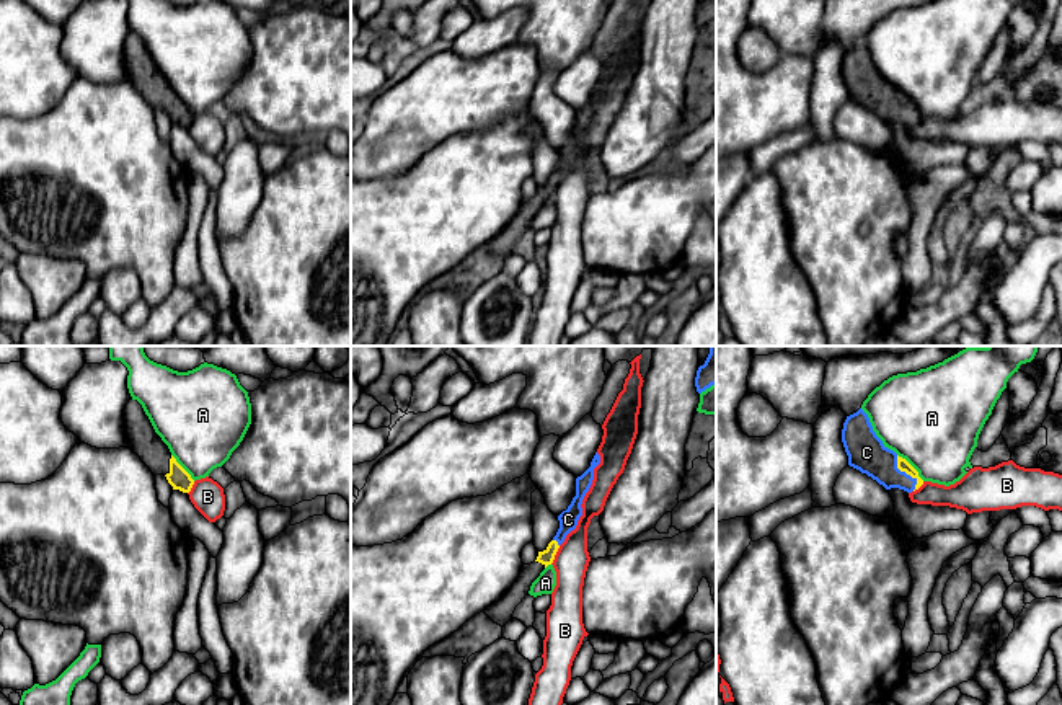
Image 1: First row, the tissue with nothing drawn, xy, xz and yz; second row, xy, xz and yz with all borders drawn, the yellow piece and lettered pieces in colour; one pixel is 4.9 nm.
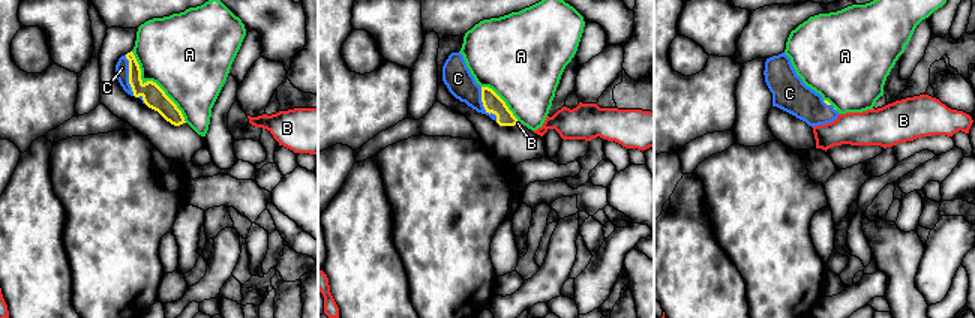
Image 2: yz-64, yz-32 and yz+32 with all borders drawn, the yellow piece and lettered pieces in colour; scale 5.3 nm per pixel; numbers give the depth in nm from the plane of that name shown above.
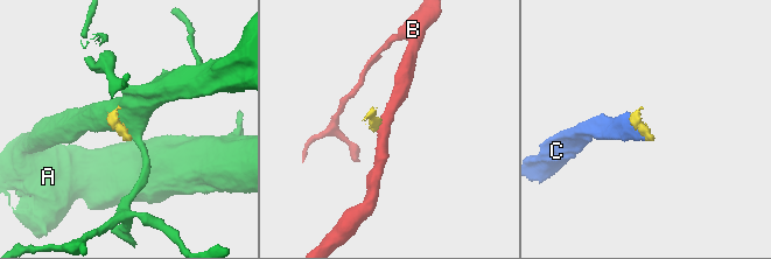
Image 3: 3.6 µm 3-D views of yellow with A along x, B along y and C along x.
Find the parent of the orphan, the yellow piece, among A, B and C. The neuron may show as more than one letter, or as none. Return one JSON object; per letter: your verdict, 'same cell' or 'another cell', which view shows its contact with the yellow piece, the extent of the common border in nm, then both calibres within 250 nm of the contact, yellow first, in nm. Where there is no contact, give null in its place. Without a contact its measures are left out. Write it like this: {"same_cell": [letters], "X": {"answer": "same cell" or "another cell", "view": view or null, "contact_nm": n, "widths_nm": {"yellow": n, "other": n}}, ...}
{"same_cell": ["C"], "A": {"answer": "another cell", "view": "yz", "contact_nm": 190, "widths_nm": {"yellow": 60, "other": 460}}, "B": {"answer": "another cell", "view": "xz", "contact_nm": 110, "widths_nm": {"yellow": 70, "other": 170}}, "C": {"answer": "same cell", "view": "yz", "contact_nm": 200, "widths_nm": {"yellow": 60, "other": 190}}}

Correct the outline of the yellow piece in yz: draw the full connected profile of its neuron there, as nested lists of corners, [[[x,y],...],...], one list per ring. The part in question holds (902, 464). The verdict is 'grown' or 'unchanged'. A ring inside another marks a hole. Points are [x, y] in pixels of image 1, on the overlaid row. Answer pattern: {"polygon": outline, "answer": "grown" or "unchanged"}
{"polygon": [[[861,408],[847,416],[842,442],[848,455],[848,465],[866,473],[886,490],[899,488],[912,493],[923,485],[918,472],[883,444]]], "answer": "grown"}

